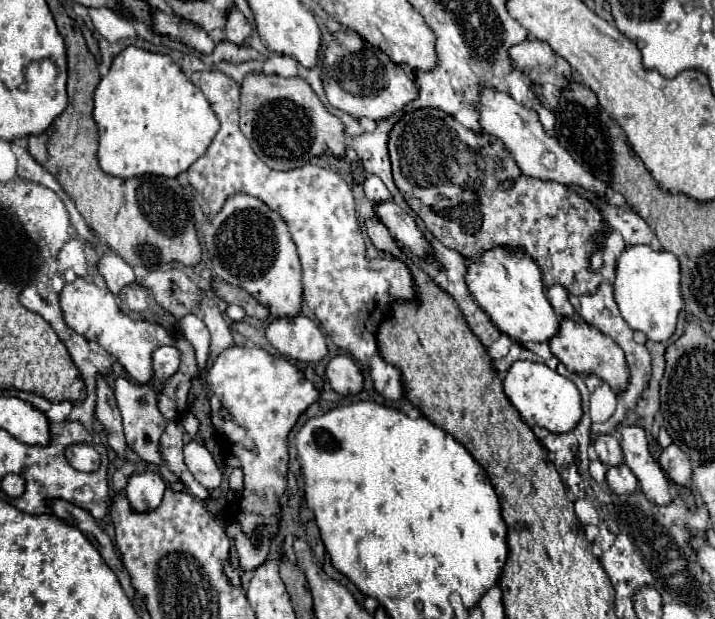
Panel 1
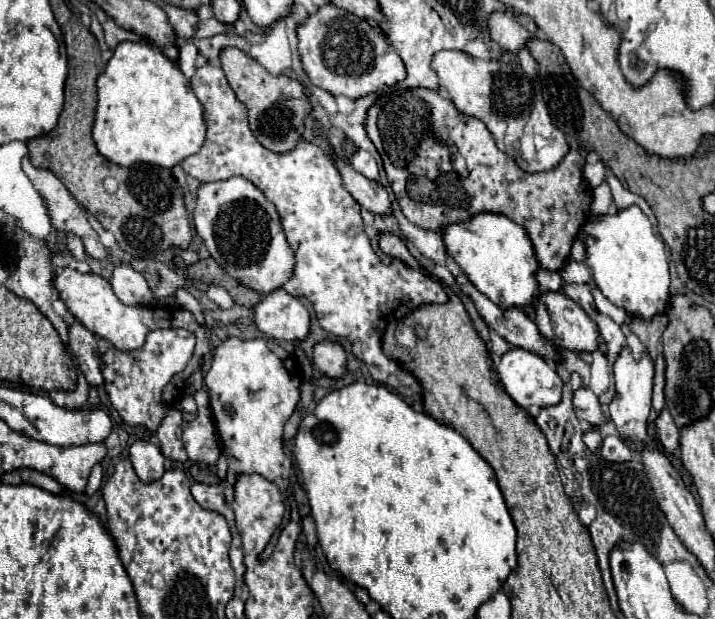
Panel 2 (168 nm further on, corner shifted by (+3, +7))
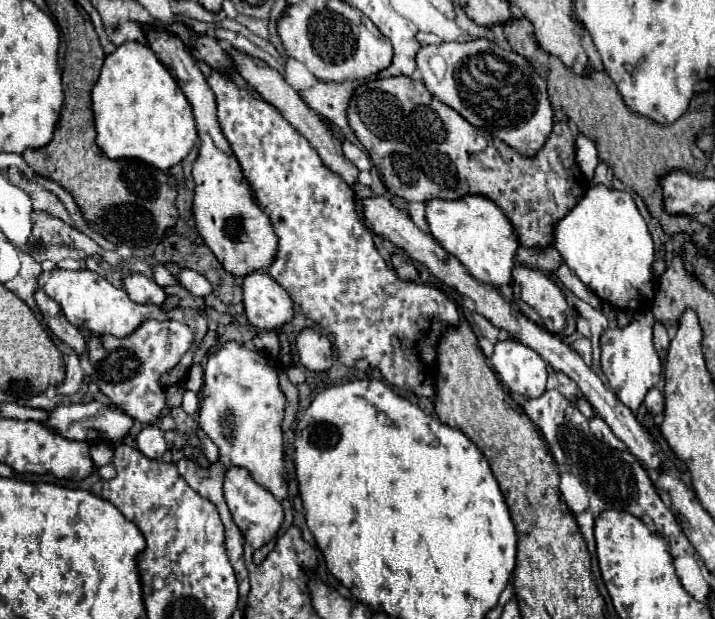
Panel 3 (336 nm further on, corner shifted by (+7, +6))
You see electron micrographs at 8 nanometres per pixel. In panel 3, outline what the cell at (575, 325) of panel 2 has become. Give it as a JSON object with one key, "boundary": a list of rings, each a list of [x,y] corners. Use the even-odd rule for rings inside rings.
{"boundary":[[[516,263],[512,281],[520,285],[520,299],[536,309],[550,333],[562,333],[568,317],[568,303],[560,287],[540,269]]]}

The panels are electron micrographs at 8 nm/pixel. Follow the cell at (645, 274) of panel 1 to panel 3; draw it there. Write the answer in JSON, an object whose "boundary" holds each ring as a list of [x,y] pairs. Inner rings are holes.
{"boundary":[[[590,185],[580,201],[556,223],[554,227],[554,241],[552,245],[560,251],[562,261],[574,271],[574,275],[594,291],[602,301],[612,303],[620,309],[630,311],[648,311],[654,299],[654,241],[648,233],[646,221],[640,215],[634,199],[626,191],[616,191],[604,185]]]}

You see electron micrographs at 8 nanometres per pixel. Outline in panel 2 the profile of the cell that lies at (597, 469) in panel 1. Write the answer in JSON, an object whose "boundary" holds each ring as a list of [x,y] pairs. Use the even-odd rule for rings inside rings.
{"boundary":[[[590,428],[586,434],[584,434],[584,444],[590,448],[590,452],[598,452],[600,444],[602,444],[602,434],[596,430],[596,428]]]}

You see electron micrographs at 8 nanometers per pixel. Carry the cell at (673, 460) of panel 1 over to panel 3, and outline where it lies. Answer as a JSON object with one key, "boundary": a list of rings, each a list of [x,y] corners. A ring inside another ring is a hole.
{"boundary":[[[652,387],[652,389],[646,393],[646,397],[644,397],[644,405],[646,405],[646,409],[648,409],[650,413],[654,413],[654,415],[662,413],[662,411],[664,411],[664,395],[662,395],[662,391],[660,391],[658,387]]]}

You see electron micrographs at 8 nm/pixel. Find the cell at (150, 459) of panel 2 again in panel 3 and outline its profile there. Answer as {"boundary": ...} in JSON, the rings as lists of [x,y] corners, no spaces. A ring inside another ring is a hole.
{"boundary":[[[146,425],[136,437],[136,445],[150,459],[160,459],[164,455],[164,451],[168,449],[164,431],[158,425]]]}

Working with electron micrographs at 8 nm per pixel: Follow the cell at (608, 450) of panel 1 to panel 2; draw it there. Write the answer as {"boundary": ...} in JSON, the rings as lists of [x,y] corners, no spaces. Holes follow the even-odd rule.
{"boundary":[[[578,388],[574,392],[574,410],[576,410],[578,420],[588,422],[592,428],[604,426],[608,422],[598,398],[588,388]]]}

